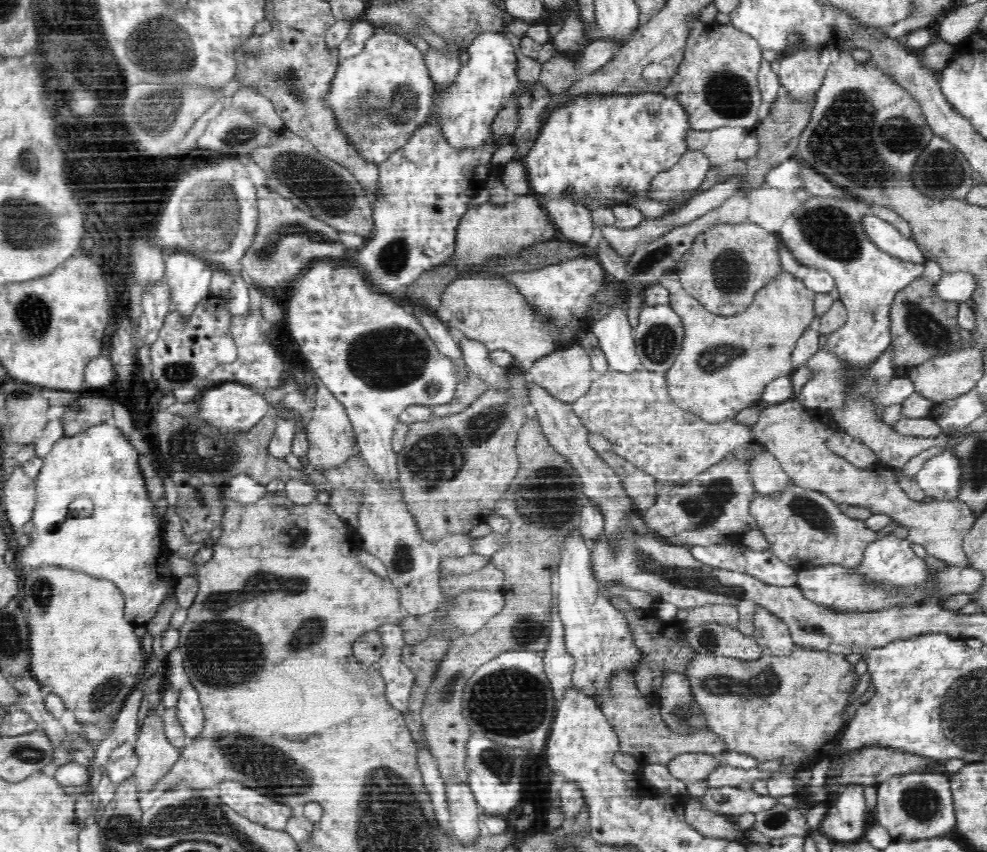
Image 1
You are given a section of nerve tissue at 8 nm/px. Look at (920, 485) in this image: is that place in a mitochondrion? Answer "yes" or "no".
no

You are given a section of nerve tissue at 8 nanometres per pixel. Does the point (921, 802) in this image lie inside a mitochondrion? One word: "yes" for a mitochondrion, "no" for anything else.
yes

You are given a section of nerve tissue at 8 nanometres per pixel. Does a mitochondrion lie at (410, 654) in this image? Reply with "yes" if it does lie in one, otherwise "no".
no

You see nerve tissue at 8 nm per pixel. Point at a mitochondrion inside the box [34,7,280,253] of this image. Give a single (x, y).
(162, 45)

